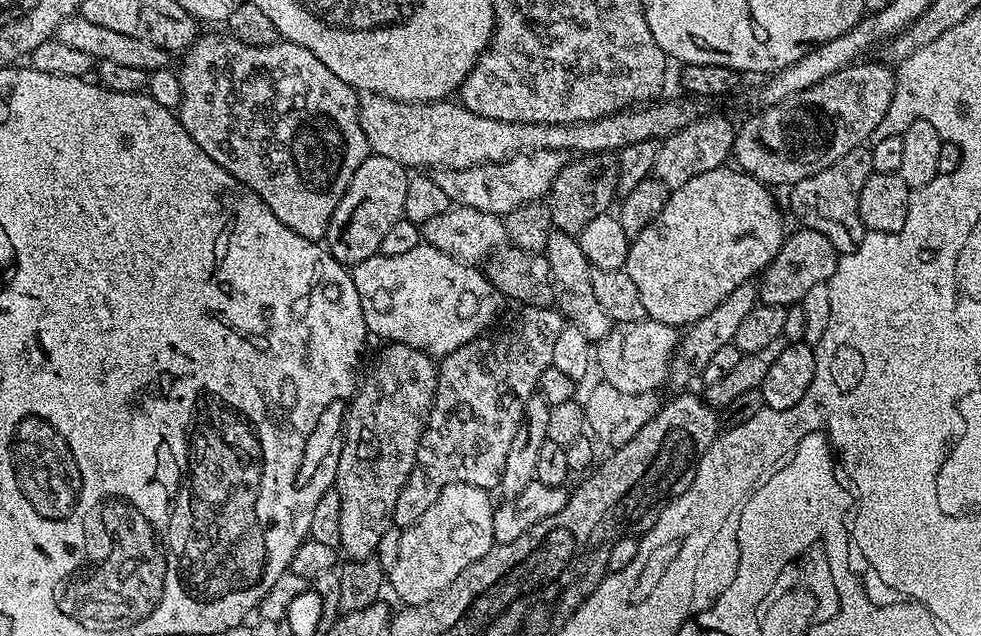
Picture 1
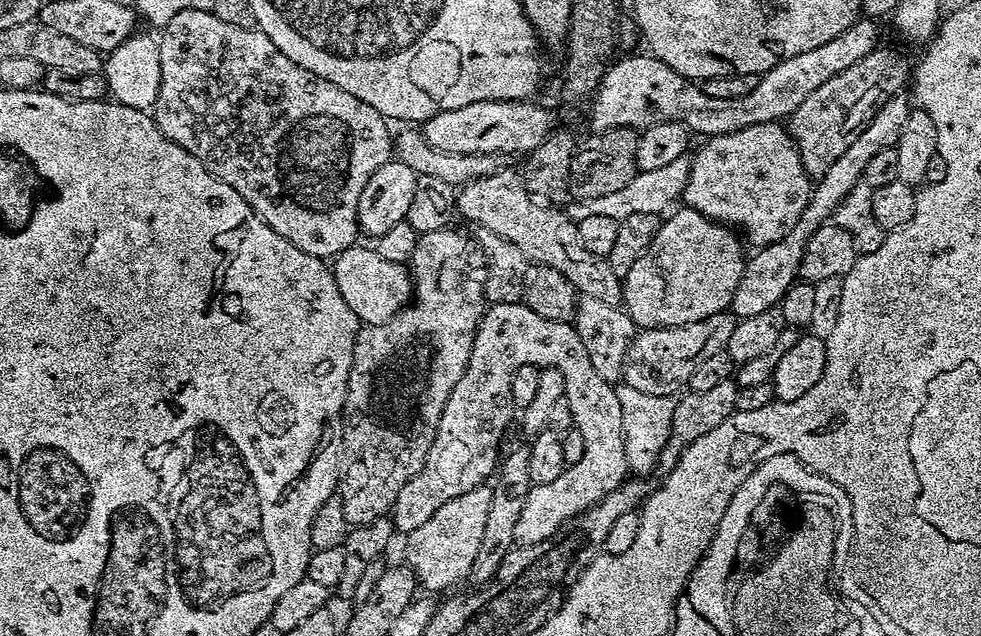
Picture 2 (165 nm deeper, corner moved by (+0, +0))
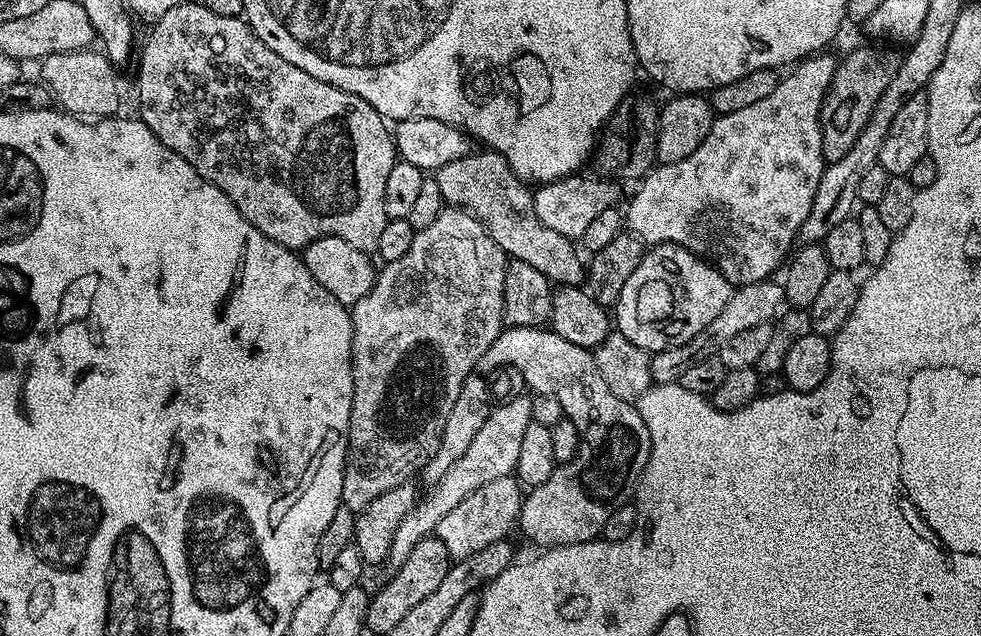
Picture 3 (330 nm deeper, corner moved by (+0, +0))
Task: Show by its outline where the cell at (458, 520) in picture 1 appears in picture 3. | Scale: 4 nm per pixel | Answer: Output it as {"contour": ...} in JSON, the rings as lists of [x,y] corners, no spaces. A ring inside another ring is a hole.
{"contour":[[[515,475],[503,476],[494,482],[486,482],[470,498],[462,498],[442,522],[438,522],[436,535],[446,546],[449,557],[453,561],[470,558],[470,554],[478,554],[478,550],[486,550],[494,542],[505,539],[511,528],[517,527],[520,519],[520,505],[522,503],[522,485]]]}

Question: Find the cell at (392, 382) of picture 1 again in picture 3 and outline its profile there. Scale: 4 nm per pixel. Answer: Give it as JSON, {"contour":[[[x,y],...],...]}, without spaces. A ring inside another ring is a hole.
{"contour":[[[445,207],[443,212],[434,218],[430,226],[419,229],[410,245],[410,250],[402,254],[394,262],[384,264],[376,273],[374,286],[357,304],[351,305],[352,313],[352,377],[354,378],[354,398],[350,410],[350,430],[348,431],[348,452],[344,456],[344,477],[342,478],[342,504],[350,511],[358,513],[378,494],[386,494],[386,490],[394,490],[394,486],[407,484],[412,475],[419,473],[434,458],[438,446],[442,442],[442,430],[446,430],[446,418],[450,418],[450,409],[458,402],[458,394],[462,390],[462,382],[477,371],[480,359],[490,350],[494,338],[504,331],[504,291],[506,290],[506,270],[510,260],[504,251],[490,238],[486,226],[465,212],[463,208]]]}

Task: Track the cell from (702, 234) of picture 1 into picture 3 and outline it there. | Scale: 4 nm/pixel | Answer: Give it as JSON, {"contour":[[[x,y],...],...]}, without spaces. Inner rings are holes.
{"contour":[[[654,244],[645,251],[642,262],[638,262],[638,270],[630,274],[626,286],[622,286],[622,294],[614,305],[614,324],[627,340],[634,342],[634,346],[655,354],[679,344],[692,343],[698,333],[706,330],[706,326],[710,326],[710,322],[722,314],[722,306],[730,302],[733,291],[734,286],[730,281],[701,256],[695,256],[677,244]]]}

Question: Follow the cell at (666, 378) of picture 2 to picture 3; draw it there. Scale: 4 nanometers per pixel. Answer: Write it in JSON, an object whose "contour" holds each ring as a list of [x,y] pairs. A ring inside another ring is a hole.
{"contour":[[[769,278],[762,282],[739,285],[733,291],[730,302],[726,302],[726,306],[722,306],[722,314],[718,314],[718,318],[714,318],[714,322],[710,322],[710,326],[706,326],[706,330],[698,333],[692,343],[679,344],[655,353],[652,356],[653,381],[657,384],[677,383],[682,378],[682,374],[686,374],[686,370],[691,366],[693,360],[705,360],[717,355],[721,346],[730,342],[730,338],[734,338],[734,334],[742,334],[742,330],[750,330],[753,326],[772,324],[781,315],[786,304],[783,283],[776,281],[775,284],[774,281],[775,279]]]}

